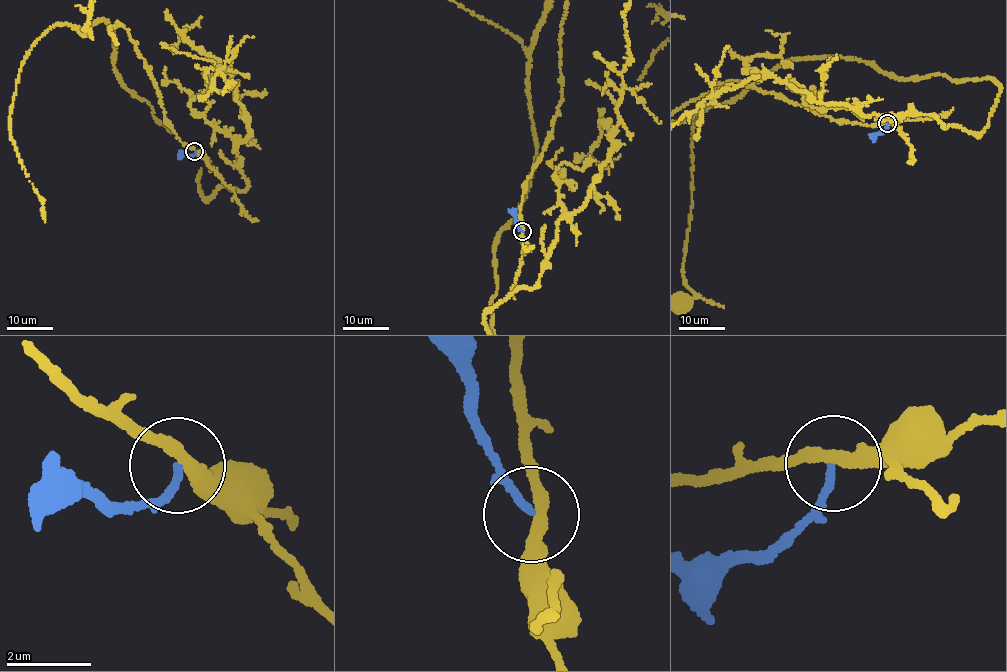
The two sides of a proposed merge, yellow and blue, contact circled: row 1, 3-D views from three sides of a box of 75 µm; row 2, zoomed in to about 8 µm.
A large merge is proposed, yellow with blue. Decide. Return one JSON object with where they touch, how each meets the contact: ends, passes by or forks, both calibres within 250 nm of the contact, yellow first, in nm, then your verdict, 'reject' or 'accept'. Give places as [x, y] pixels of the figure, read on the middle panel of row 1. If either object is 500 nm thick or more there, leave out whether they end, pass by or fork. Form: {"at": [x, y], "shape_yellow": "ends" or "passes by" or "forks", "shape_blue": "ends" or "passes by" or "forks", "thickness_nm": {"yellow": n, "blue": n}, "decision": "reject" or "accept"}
{"at": [522, 231], "shape_yellow": "passes by", "shape_blue": "ends", "thickness_nm": {"yellow": 300, "blue": 160}, "decision": "reject"}

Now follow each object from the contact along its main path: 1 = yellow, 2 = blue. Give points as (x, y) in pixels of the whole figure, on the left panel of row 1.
1: (195, 151), (127, 30), (108, 27), (107, 56), (59, 24), (27, 54), (11, 106), (37, 198)
2: (195, 151), (189, 156), (178, 153)

